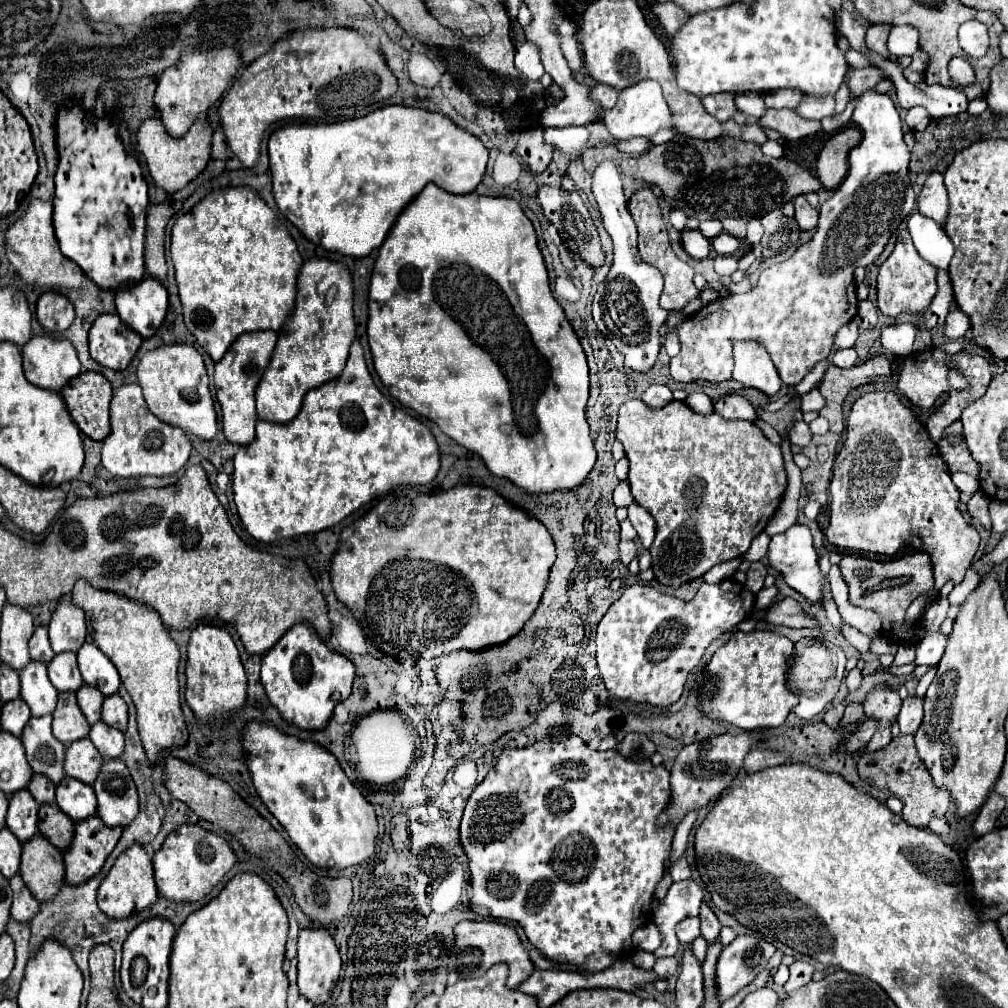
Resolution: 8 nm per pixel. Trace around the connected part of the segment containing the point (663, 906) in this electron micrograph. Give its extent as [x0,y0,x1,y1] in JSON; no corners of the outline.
[652,879,702,957]

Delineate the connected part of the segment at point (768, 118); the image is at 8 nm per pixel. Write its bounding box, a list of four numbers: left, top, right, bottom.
[758,109,820,141]

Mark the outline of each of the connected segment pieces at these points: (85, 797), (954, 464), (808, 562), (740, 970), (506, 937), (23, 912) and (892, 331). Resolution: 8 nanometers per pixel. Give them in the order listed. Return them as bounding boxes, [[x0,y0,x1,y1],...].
[[56,777,96,823],[938,421,980,479],[768,525,824,603],[716,935,778,1001],[448,921,536,989],[10,875,40,925],[882,323,918,355]]

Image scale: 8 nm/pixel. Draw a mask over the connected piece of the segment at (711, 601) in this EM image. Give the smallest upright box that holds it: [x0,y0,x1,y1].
[596,579,754,707]

